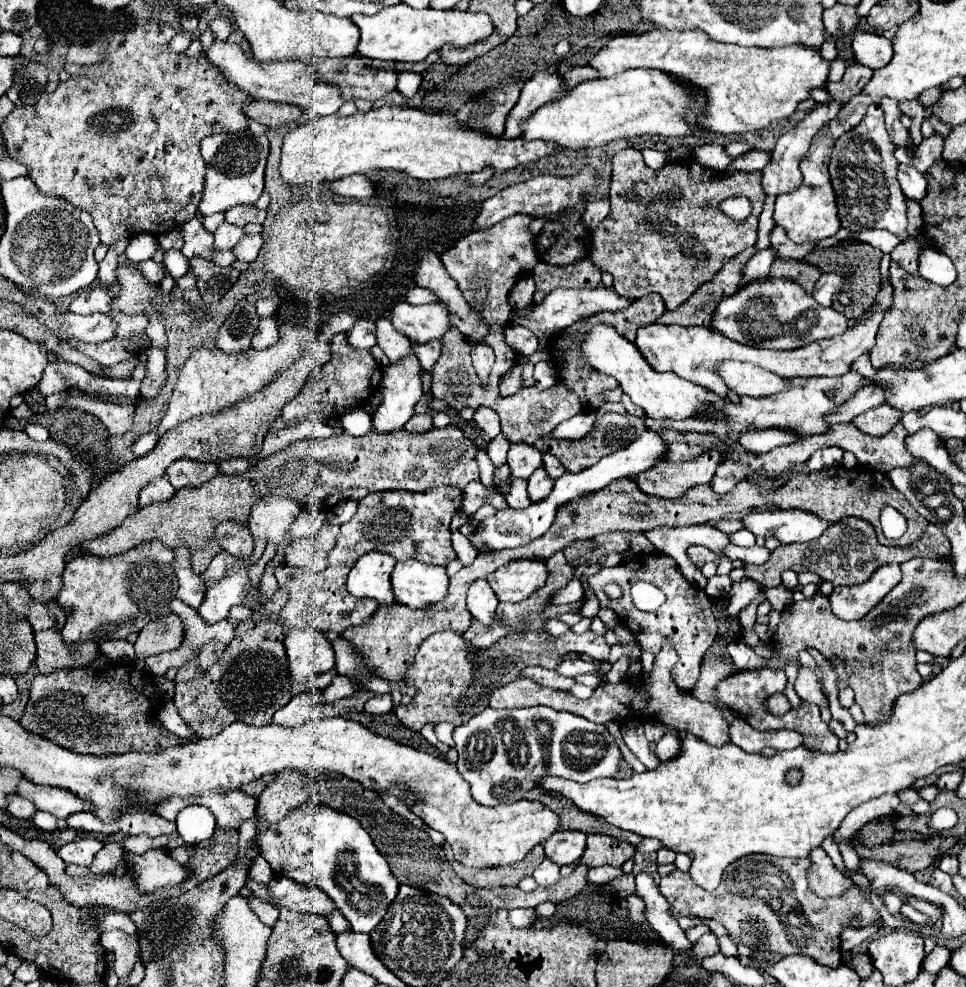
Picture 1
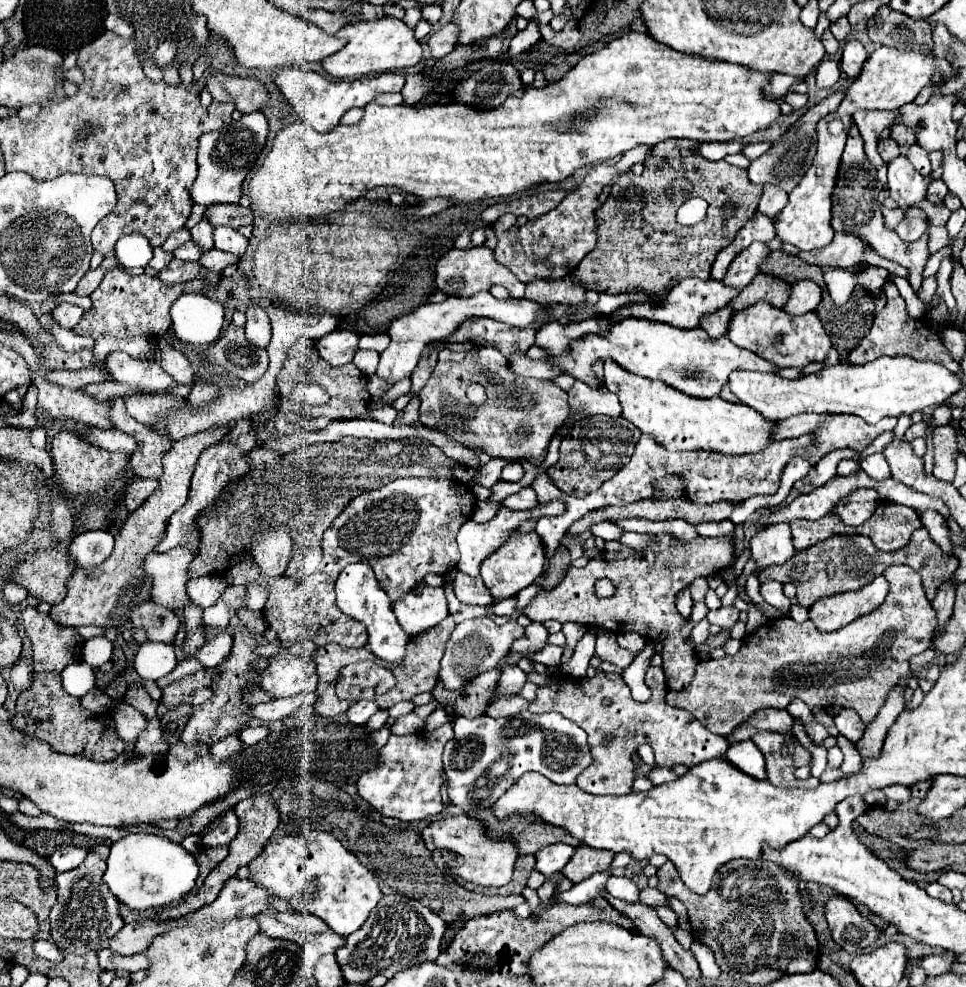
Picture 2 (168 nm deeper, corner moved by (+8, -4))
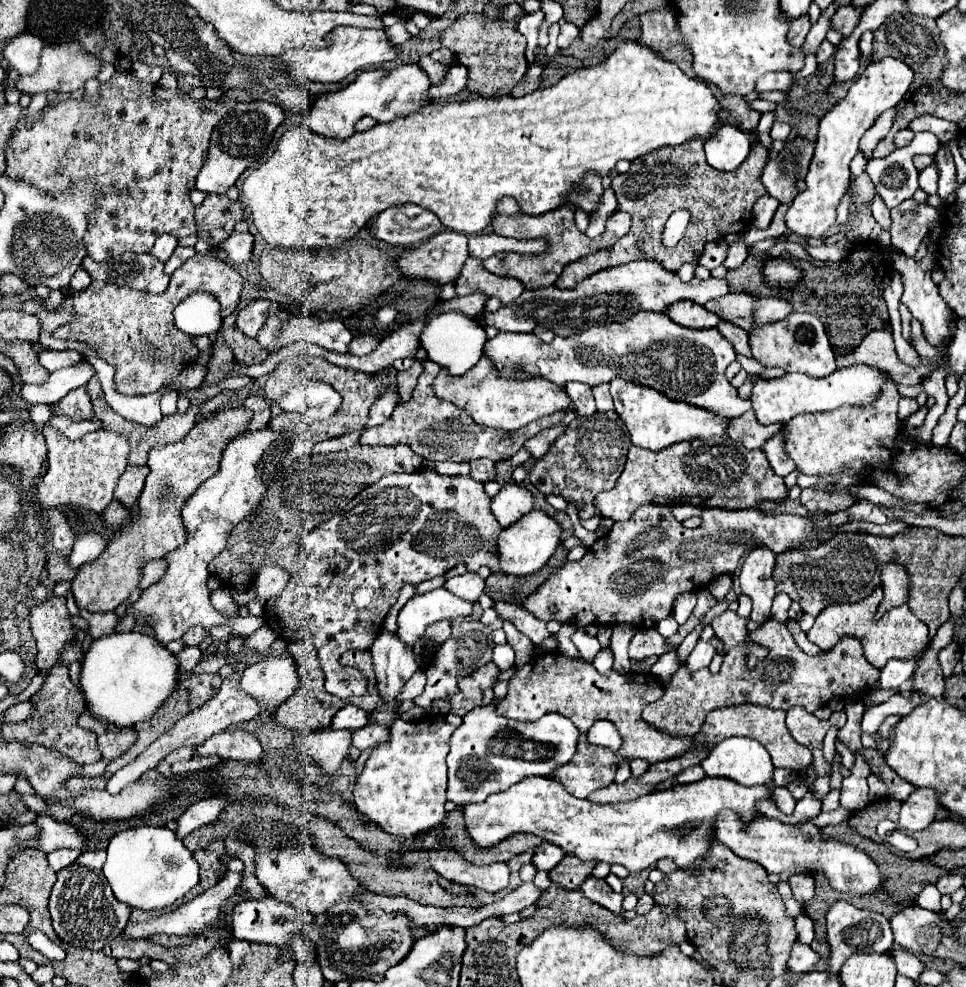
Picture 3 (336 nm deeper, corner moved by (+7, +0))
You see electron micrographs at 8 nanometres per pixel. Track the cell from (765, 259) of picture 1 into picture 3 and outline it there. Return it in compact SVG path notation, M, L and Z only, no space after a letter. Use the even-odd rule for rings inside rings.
M681 300L671 304L671 308L667 308L667 314L677 324L689 326L689 328L715 328L719 322L719 318L713 316L713 312L707 312L707 308L691 300Z

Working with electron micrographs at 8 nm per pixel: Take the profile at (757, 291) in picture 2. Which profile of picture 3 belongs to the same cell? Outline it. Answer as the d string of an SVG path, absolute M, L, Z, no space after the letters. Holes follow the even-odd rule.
M729 292L723 298L709 300L705 304L707 310L715 312L719 318L733 322L735 326L743 328L745 332L751 330L753 326L753 306L759 296L751 296L751 292Z

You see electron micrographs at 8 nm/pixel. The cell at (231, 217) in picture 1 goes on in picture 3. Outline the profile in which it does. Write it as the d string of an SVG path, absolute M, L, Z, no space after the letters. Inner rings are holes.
M209 194L195 212L199 232L209 232L215 246L233 232L233 226L243 216L245 206L239 200L231 202L227 196L221 194Z

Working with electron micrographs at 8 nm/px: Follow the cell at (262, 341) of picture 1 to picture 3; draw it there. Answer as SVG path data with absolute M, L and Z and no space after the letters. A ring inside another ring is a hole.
M253 300L253 302L249 302L237 314L237 328L243 334L247 334L249 338L255 338L259 334L259 330L263 328L263 324L267 322L269 306L271 306L269 300Z

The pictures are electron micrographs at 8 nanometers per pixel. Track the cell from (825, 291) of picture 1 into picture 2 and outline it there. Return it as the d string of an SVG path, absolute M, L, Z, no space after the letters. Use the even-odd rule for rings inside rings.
M800 280L792 284L792 294L784 304L784 310L790 316L798 316L798 314L812 312L818 306L818 302L820 302L818 284L814 284L812 280Z

